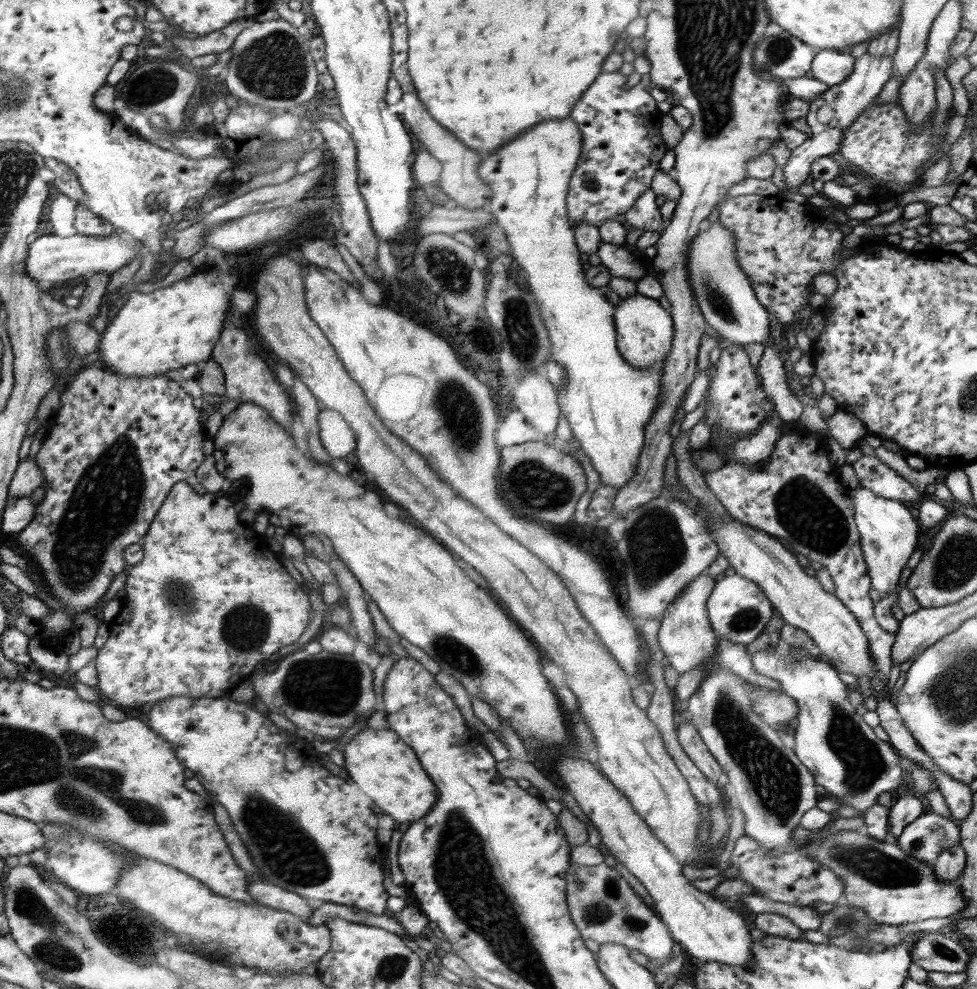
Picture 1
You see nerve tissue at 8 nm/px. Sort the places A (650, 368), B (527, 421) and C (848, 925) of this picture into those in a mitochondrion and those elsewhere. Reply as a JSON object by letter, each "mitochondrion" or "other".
{"A":"other","B":"other","C":"mitochondrion"}

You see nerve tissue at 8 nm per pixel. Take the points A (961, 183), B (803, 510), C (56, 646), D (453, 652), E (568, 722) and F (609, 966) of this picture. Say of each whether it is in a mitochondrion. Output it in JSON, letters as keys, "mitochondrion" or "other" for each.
{"A":"other","B":"mitochondrion","C":"other","D":"mitochondrion","E":"other","F":"other"}

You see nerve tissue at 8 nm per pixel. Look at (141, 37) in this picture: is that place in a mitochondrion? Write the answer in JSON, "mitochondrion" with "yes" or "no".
{"mitochondrion":"no"}

